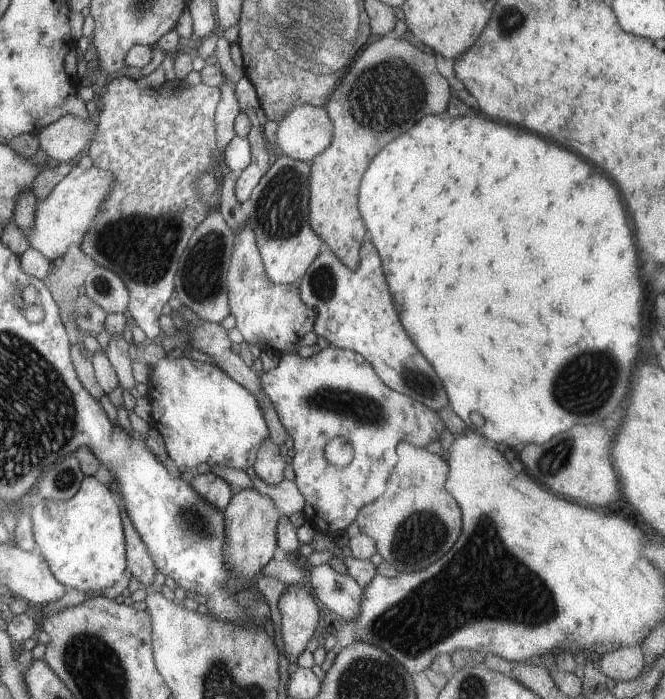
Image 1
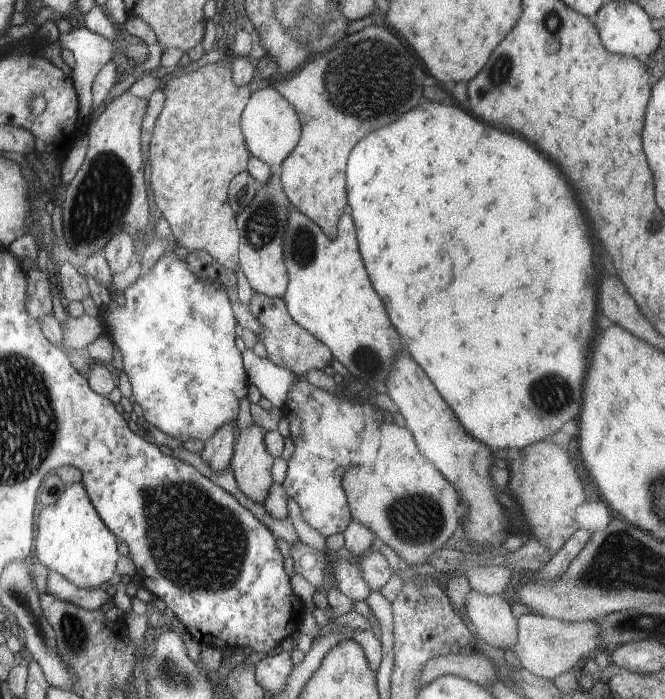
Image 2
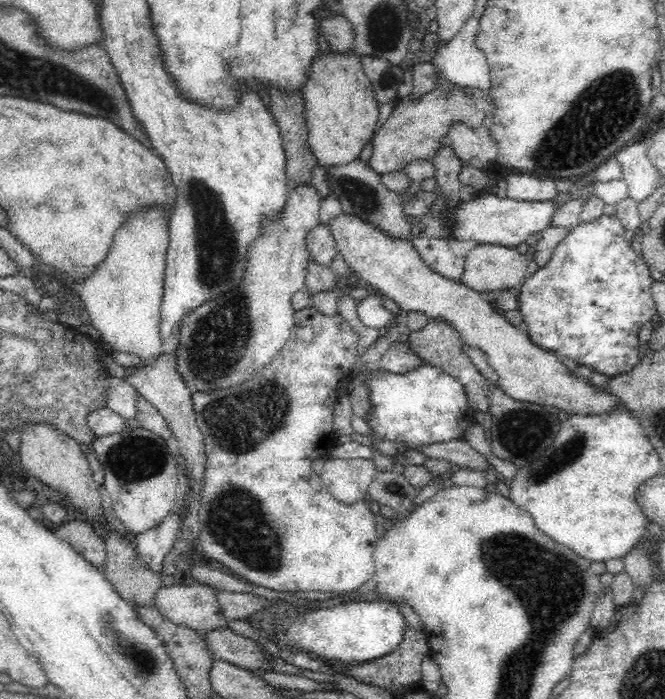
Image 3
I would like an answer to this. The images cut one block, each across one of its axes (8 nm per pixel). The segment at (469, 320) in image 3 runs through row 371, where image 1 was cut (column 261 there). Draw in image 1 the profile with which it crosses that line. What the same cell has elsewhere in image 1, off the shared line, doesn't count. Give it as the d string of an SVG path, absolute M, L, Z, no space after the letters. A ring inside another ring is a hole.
M245 488L233 494L222 513L223 532L225 532L225 542L223 542L225 568L233 577L244 578L249 582L273 556L276 547L275 529L281 514L267 496L261 496L254 488Z

